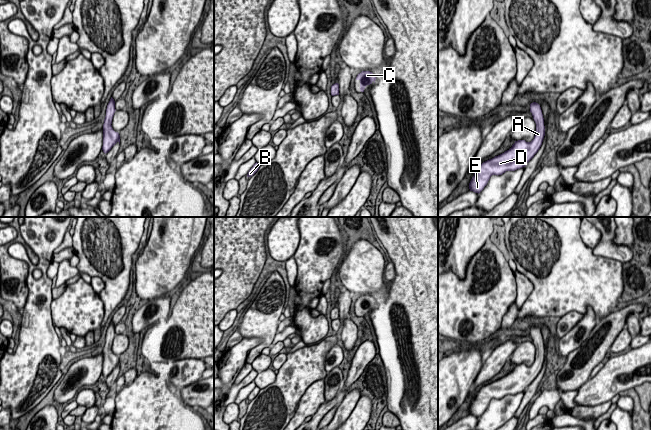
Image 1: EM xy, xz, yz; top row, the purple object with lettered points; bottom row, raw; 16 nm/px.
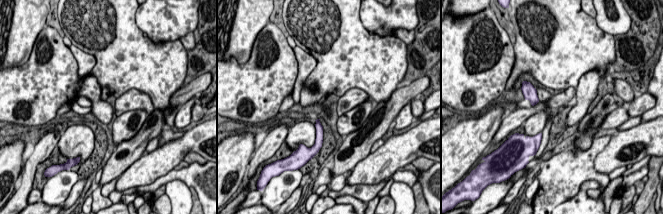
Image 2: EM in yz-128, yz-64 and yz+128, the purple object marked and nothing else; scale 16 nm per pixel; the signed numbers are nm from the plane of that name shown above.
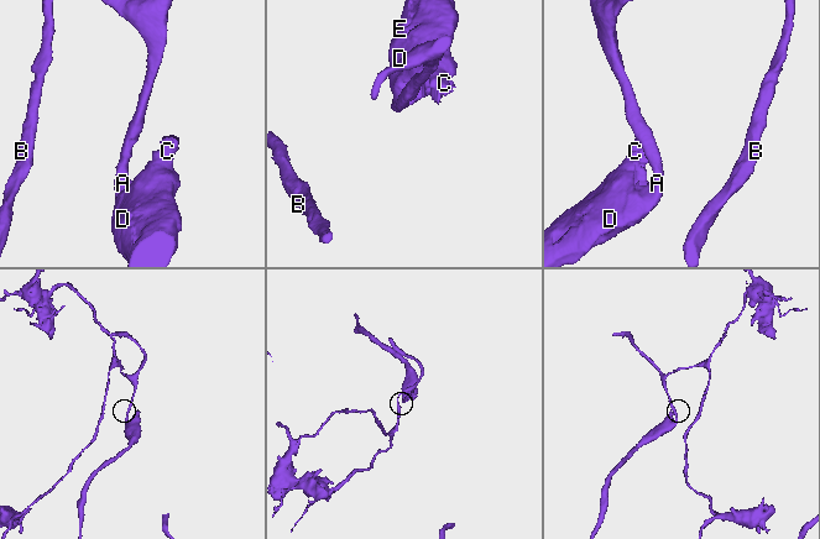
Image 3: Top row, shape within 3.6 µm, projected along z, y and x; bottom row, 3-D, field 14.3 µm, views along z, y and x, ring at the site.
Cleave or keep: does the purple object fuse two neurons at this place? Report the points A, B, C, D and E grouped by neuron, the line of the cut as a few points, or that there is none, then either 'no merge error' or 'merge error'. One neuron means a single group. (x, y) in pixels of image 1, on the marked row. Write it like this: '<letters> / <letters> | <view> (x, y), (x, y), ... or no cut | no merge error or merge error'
A B C D E | no cut | no merge error

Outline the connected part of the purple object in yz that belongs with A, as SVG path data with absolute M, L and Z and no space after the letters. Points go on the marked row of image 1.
M538 103L530 104L530 112L536 123L534 139L531 142L518 140L504 153L483 162L476 169L469 183L470 191L480 193L487 185L492 175L502 175L506 171L515 171L523 168L540 149L544 136L545 126L541 107Z

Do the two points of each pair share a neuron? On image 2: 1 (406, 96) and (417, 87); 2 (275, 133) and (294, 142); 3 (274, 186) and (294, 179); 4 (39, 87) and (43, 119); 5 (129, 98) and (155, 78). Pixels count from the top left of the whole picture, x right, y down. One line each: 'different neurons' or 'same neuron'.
1: same neuron
2: different neurons
3: same neuron
4: same neuron
5: different neurons

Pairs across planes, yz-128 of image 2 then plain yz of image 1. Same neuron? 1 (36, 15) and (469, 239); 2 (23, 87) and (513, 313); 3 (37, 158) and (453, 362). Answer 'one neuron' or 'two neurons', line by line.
1: one neuron
2: two neurons
3: two neurons

